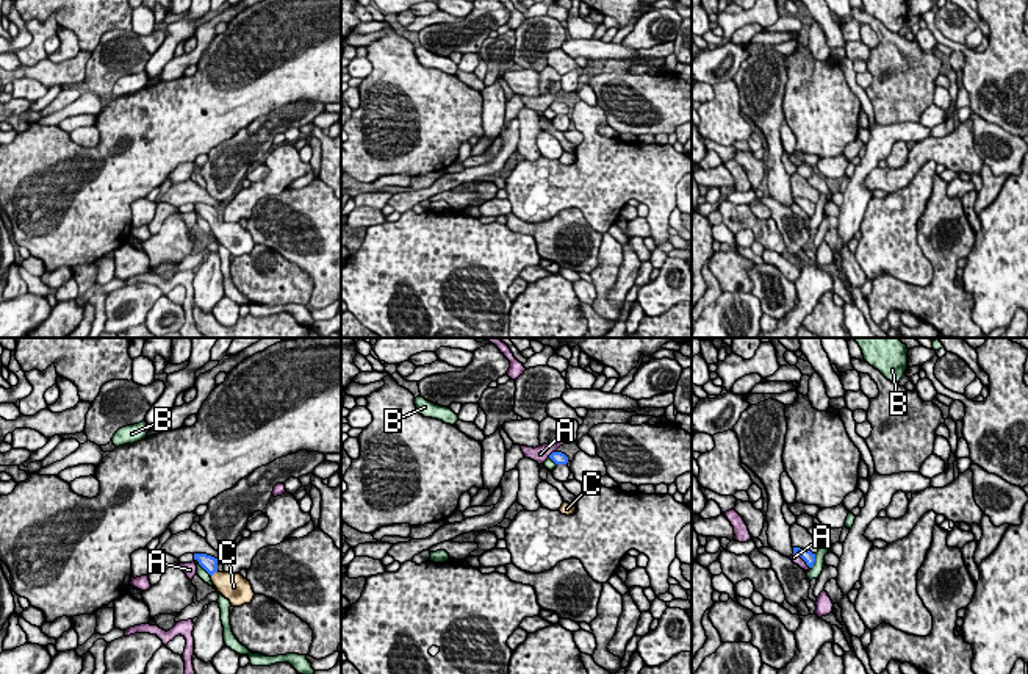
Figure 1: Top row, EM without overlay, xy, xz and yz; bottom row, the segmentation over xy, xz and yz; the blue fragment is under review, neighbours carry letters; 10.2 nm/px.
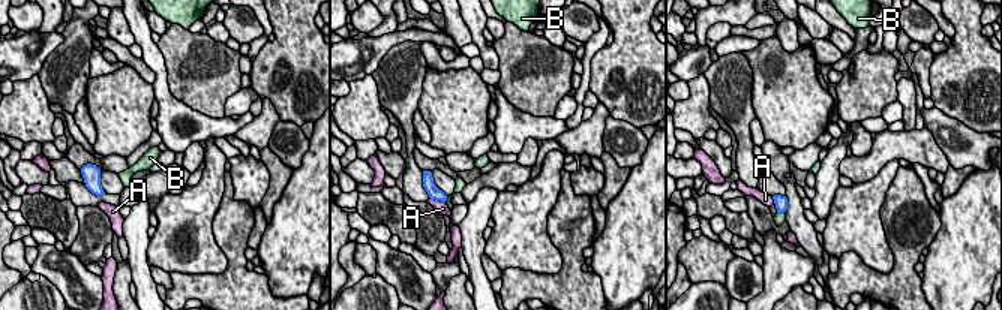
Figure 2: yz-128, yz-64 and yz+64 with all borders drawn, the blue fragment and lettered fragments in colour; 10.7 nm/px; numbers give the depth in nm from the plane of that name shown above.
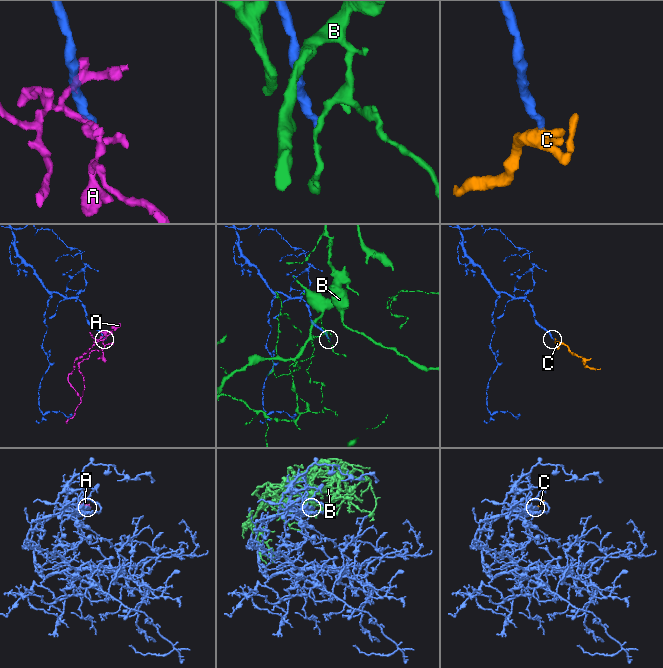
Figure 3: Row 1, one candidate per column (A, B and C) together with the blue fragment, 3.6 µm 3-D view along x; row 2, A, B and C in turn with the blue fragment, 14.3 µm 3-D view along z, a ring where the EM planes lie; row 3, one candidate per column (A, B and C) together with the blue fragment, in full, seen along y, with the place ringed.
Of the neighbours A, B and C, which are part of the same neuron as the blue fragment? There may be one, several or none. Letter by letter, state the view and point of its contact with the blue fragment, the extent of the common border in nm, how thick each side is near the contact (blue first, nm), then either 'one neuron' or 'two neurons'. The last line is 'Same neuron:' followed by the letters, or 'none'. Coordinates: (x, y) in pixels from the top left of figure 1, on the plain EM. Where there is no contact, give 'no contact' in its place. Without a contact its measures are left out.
A: meets blue in yz at (803, 208); contact 240 nm long; 120 nm thick on the blue side, 90 nm on the other; two neurons
B: meets blue in xy at (202, 216); contact 240 nm long; 160 nm thick on the blue side, 90 nm on the other; two neurons
C: meets blue in xy at (213, 222); contact 110 nm long; 160 nm thick on the blue side, 280 nm on the other; one neuron
Same neuron: C

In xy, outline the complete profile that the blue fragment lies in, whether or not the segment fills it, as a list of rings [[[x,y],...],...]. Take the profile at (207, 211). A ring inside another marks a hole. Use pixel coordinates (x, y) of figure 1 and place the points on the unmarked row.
[[[194,203],[194,210],[210,224],[217,242],[230,250],[232,256],[241,256],[250,253],[255,242],[247,228],[241,224],[219,222],[217,208],[207,203]]]

